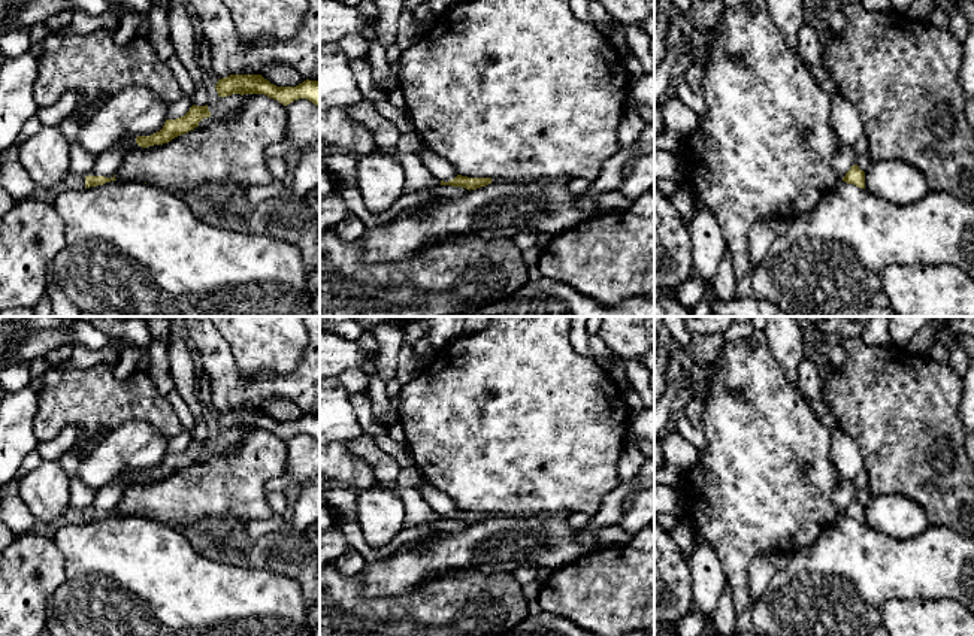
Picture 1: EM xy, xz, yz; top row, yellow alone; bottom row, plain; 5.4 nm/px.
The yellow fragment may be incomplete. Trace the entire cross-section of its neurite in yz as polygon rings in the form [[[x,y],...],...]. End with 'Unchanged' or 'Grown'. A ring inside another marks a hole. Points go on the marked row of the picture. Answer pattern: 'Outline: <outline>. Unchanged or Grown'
Outline: [[[841,146],[832,158],[832,167],[841,181],[865,190],[865,172],[856,164],[853,146]]]. Grown

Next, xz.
Outline: [[[426,143],[420,146],[420,157],[424,167],[441,181],[441,185],[462,187],[471,191],[491,184],[491,178],[459,175],[445,158],[435,154]]]. Grown

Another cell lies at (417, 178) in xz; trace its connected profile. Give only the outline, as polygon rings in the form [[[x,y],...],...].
[[[378,145],[375,151],[393,155],[403,164],[403,194],[412,194],[421,190],[433,190],[441,187],[441,181],[424,167],[418,154],[403,154],[397,148],[381,148]]]

